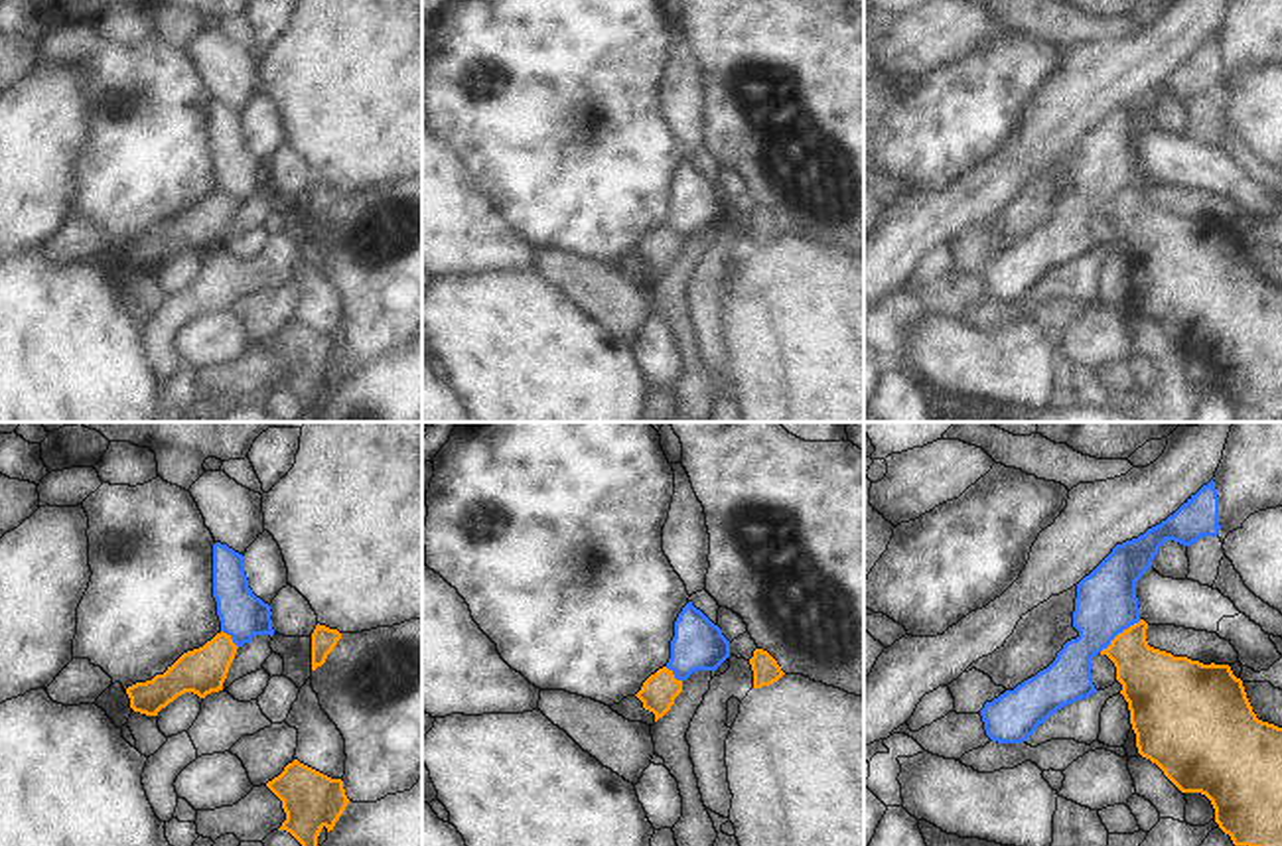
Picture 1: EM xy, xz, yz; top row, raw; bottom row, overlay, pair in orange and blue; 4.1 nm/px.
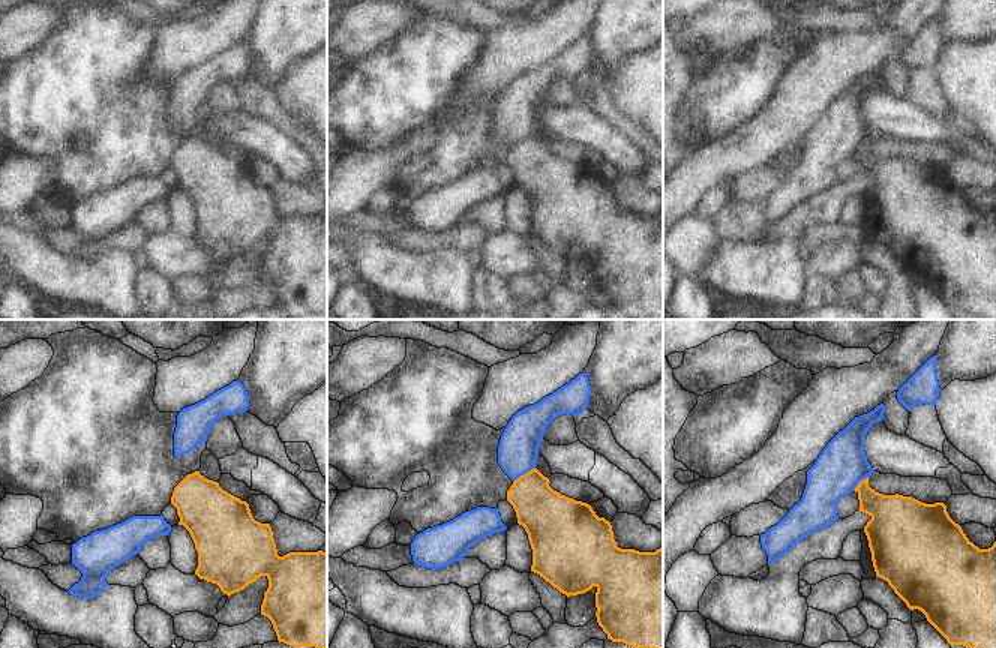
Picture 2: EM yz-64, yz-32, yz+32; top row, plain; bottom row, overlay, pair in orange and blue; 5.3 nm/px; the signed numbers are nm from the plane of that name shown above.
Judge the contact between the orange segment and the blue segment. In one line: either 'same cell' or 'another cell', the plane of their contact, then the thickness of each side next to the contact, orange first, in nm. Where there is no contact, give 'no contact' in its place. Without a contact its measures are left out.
another cell; contact in yz; calibres 280 and 240 nm

